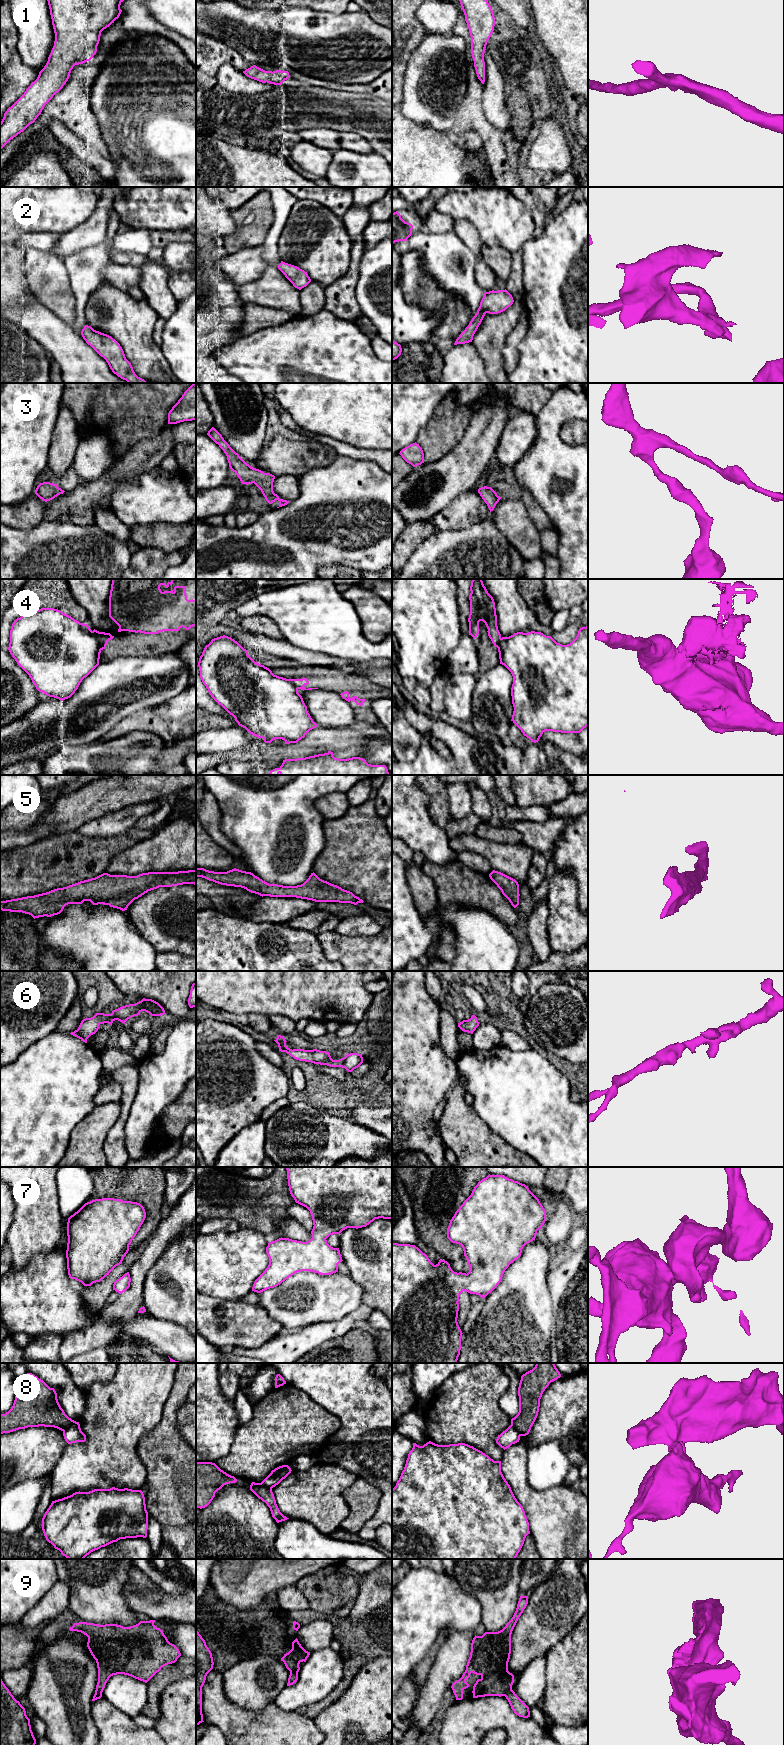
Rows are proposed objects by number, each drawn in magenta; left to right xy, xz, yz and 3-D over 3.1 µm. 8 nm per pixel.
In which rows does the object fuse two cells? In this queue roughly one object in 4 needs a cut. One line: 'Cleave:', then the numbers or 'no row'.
Cleave: 4, 8, 9

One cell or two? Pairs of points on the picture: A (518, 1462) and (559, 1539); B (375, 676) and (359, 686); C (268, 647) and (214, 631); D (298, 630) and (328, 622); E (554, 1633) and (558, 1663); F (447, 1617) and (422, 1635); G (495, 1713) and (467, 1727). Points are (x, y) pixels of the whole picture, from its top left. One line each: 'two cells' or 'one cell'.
A: one cell
B: two cells
C: one cell
D: one cell
E: two cells
F: one cell
G: one cell

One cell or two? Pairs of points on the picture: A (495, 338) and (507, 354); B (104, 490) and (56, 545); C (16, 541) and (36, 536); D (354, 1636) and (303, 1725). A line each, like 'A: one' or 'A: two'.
A: two
B: two
C: one
D: two

